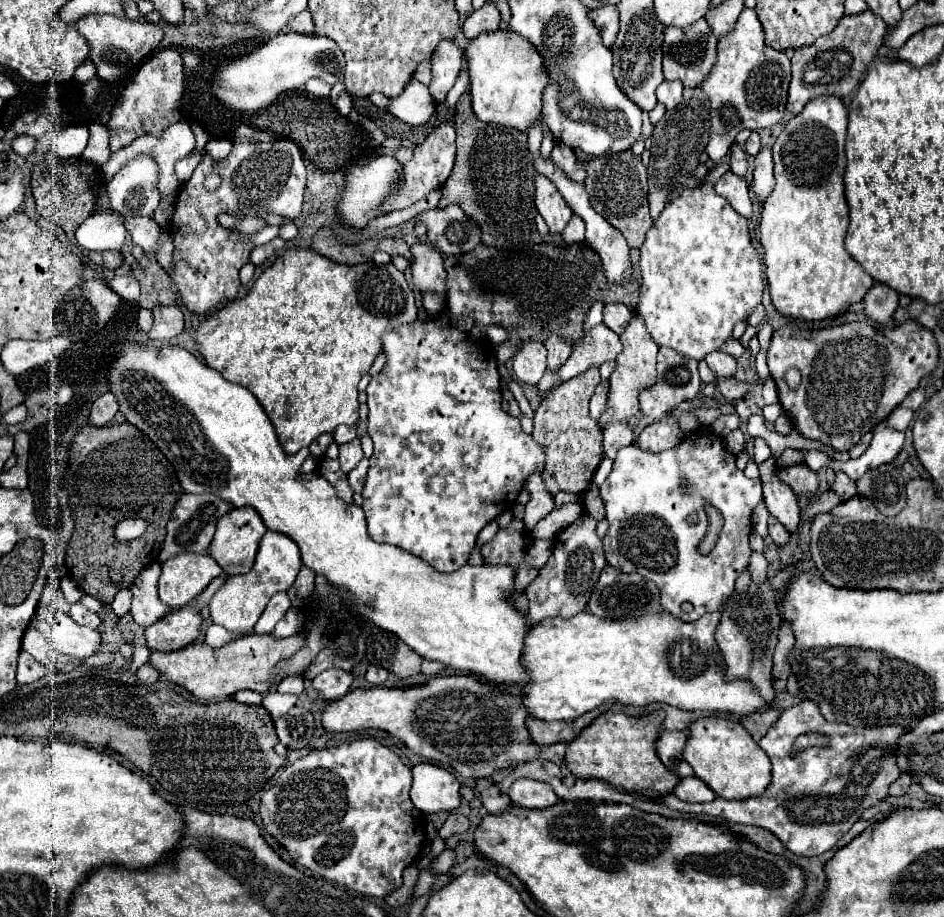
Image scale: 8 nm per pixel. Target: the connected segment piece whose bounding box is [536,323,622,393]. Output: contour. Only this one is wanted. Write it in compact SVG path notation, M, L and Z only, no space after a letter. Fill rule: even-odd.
M604 323L596 325L594 329L584 331L584 339L574 347L572 355L560 367L560 371L546 371L544 377L536 383L536 389L540 393L548 393L562 381L568 381L590 367L600 367L606 361L614 361L620 353L620 347L622 343L612 329L608 329Z

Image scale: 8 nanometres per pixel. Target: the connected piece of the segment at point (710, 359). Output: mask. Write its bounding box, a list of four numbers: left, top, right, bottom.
[704,351,736,379]

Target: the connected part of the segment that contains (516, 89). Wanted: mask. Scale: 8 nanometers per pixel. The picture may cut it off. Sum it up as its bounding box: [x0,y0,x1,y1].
[466,29,548,131]

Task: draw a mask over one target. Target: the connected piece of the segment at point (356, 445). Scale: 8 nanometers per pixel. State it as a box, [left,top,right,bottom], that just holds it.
[338,439,364,473]

